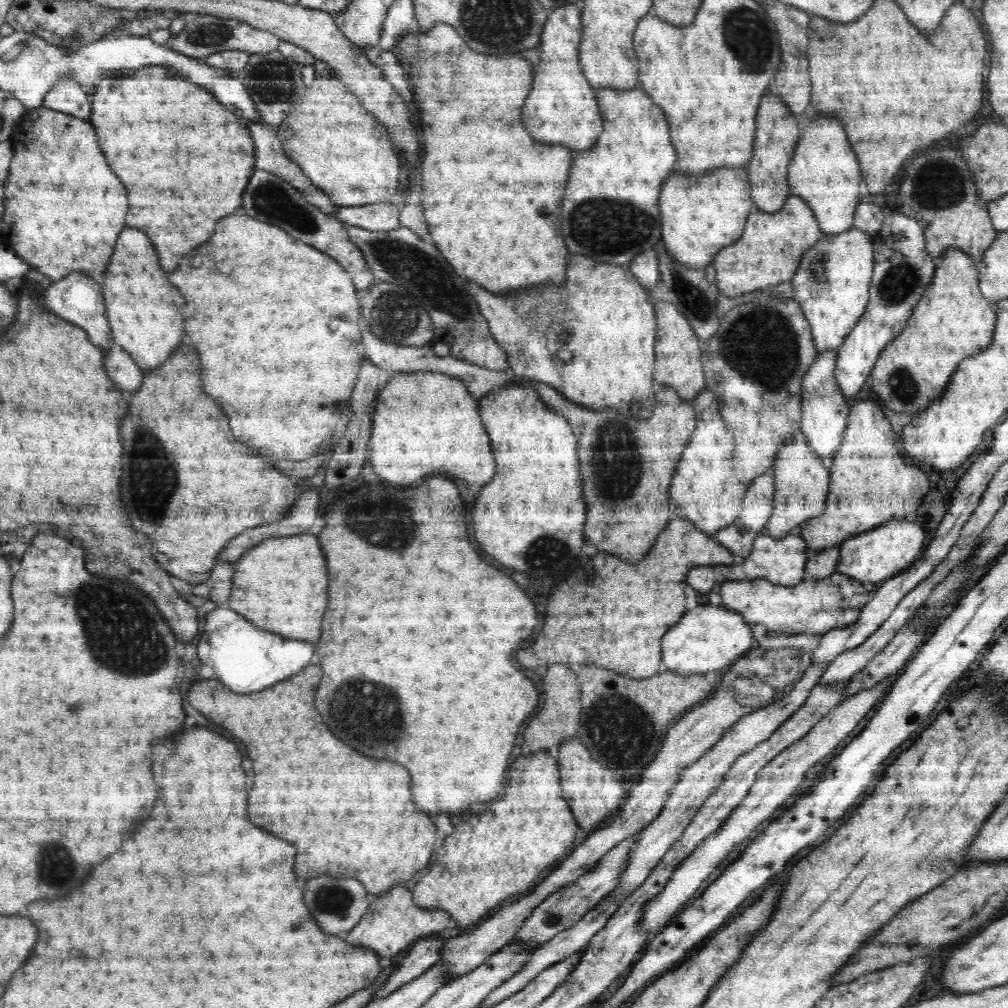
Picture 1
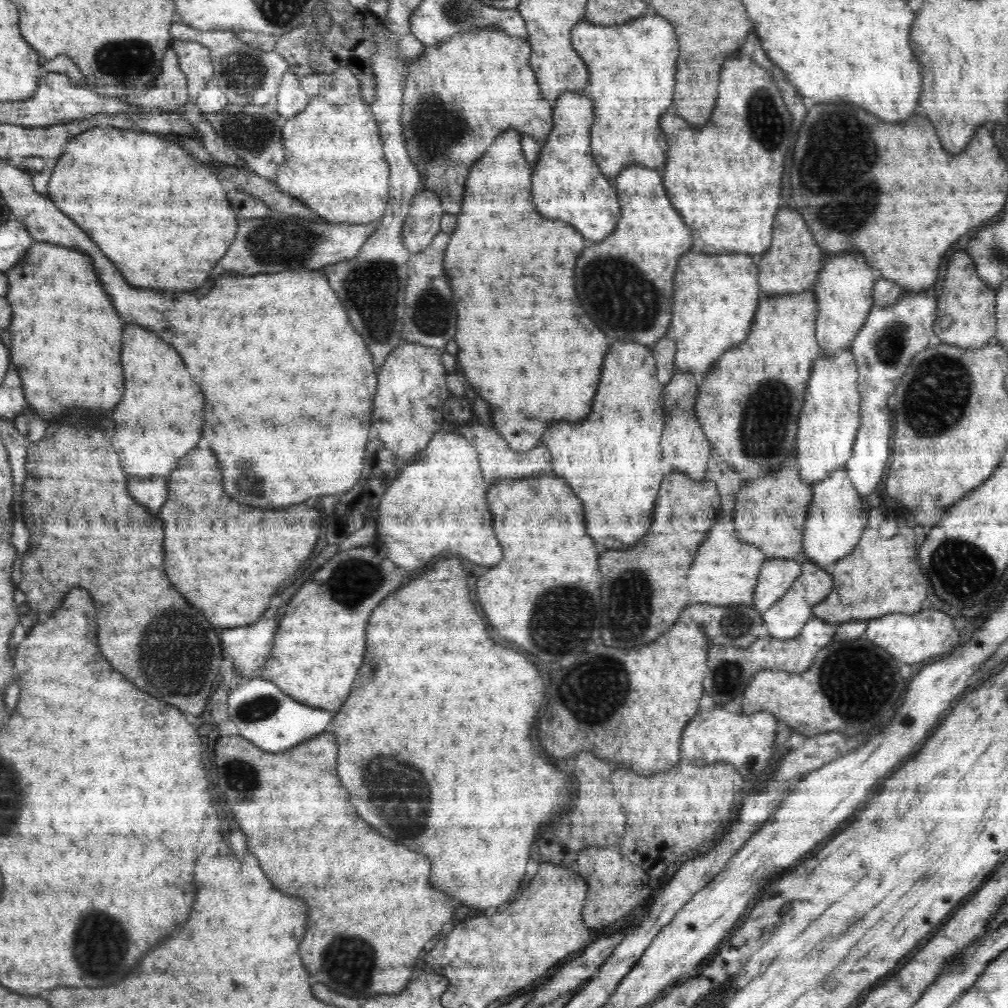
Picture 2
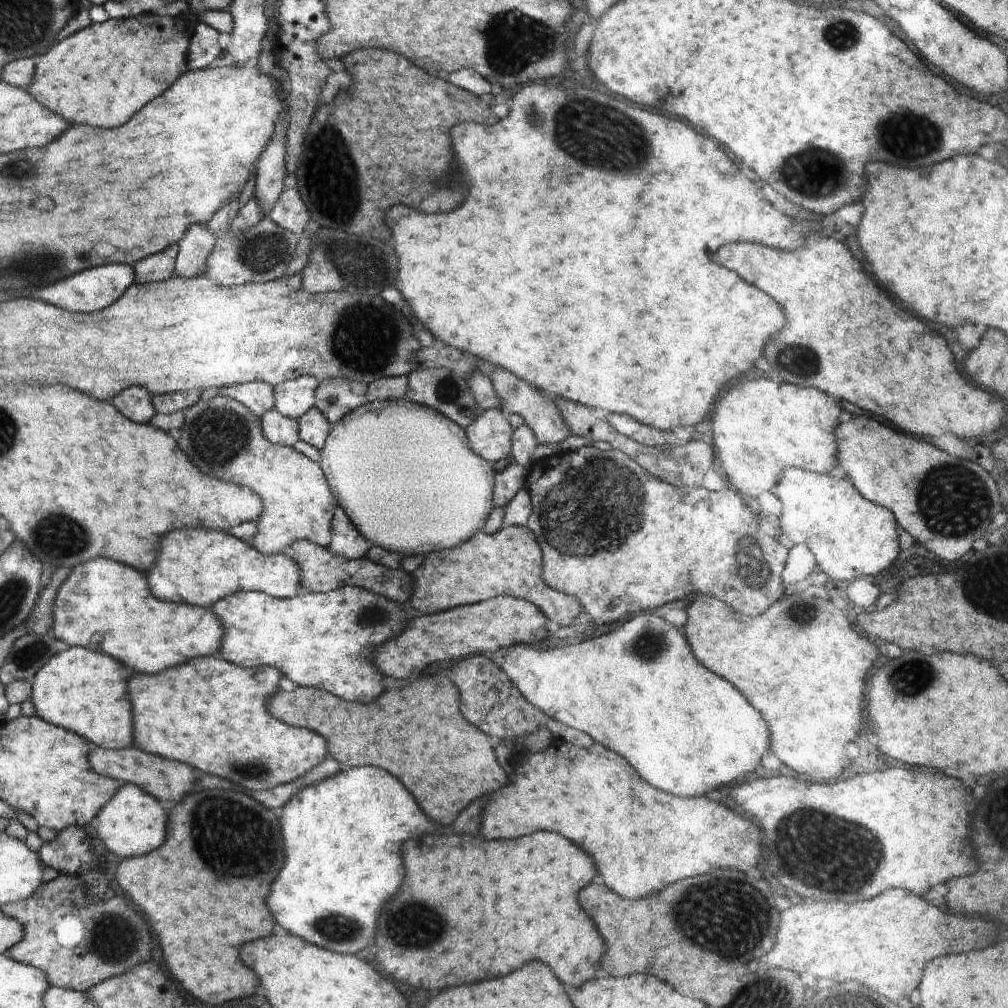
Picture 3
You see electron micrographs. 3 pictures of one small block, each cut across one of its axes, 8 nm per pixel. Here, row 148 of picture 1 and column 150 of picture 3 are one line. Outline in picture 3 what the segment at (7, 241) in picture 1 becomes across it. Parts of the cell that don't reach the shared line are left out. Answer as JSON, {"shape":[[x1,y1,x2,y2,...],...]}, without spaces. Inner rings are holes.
{"shape":[[144,13,133,18,109,19,102,24,93,23,76,32,74,36,58,42,58,48,46,52,46,56,42,56,42,60,38,62,36,72,32,74,32,82,26,90,34,100,42,100,42,106,54,108,54,112,66,116,66,120,98,128,118,128,128,122,132,114,136,114,144,104,160,96,174,80,187,72,188,44,193,28,183,14,158,16]]}

